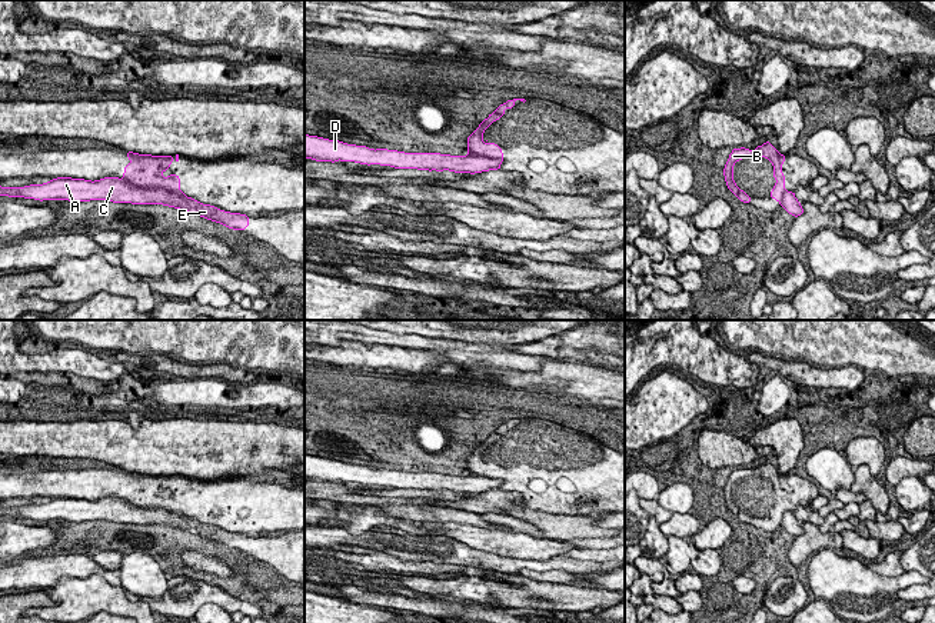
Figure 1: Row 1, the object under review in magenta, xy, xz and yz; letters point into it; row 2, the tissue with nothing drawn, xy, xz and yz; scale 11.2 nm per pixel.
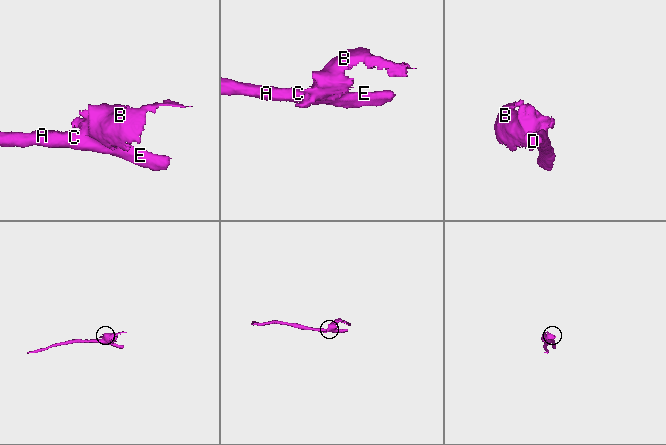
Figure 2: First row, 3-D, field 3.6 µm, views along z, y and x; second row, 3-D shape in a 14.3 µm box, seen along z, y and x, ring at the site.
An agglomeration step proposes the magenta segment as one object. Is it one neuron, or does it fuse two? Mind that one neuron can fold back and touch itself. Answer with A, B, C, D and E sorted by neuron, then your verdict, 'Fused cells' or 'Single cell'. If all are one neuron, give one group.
Groups: A C D E / B. Fused cells

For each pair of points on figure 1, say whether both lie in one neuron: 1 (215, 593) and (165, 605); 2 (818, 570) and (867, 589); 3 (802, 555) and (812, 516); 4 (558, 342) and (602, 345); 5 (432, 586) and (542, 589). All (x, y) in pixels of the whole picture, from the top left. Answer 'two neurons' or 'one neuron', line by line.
1: one neuron
2: one neuron
3: two neurons
4: one neuron
5: one neuron

